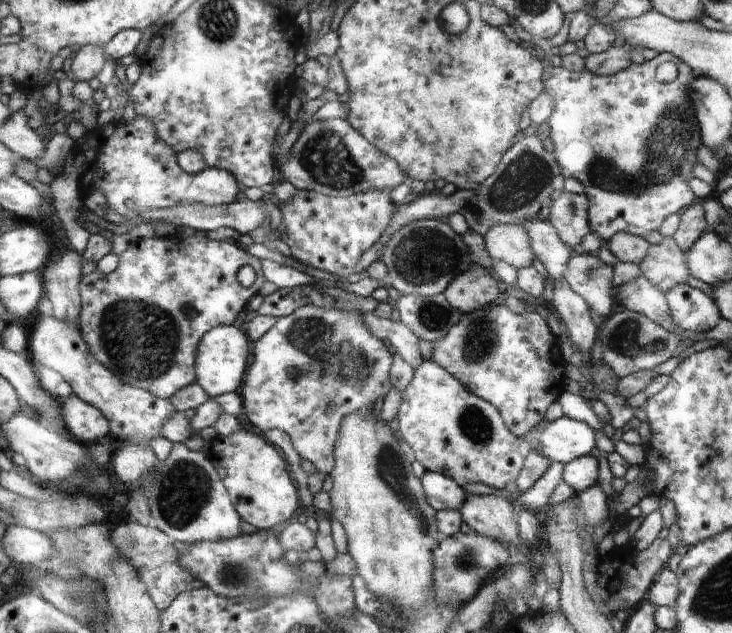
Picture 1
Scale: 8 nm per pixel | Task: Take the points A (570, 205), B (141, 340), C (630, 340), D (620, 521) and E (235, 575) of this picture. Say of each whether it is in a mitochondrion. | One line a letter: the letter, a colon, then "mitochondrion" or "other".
A: mitochondrion
B: mitochondrion
C: mitochondrion
D: other
E: mitochondrion

